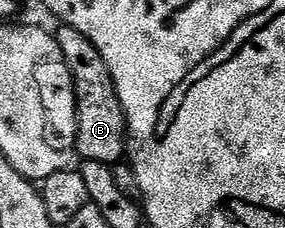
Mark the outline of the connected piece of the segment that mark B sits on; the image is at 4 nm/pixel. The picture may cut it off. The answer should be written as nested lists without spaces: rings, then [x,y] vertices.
[[[60,24],[58,28],[57,40],[61,55],[65,55],[65,63],[75,84],[75,153],[81,155],[83,161],[115,166],[124,160],[127,153],[127,117],[115,90],[113,75],[109,75],[109,67],[105,67],[101,51],[97,51],[97,47],[93,47],[93,43],[89,43],[81,31],[65,24]]]

